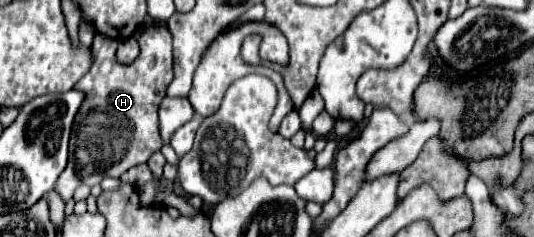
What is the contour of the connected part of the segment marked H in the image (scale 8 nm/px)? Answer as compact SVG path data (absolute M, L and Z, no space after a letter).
M146 26L144 34L140 36L140 56L128 64L118 64L118 70L104 70L104 34L94 36L92 52L96 56L90 72L76 82L76 90L84 92L84 102L74 118L72 134L70 134L70 160L66 170L56 182L56 192L62 196L64 202L68 202L76 190L76 186L96 186L102 182L104 176L120 178L126 170L132 166L138 166L146 162L154 152L160 150L162 138L160 138L160 126L158 126L158 106L162 98L166 96L166 88L172 82L172 36L168 28L164 26Z

